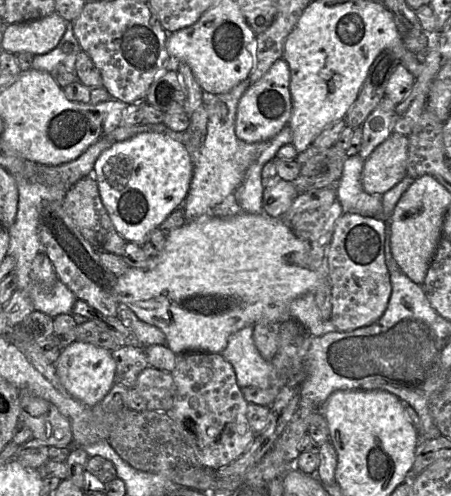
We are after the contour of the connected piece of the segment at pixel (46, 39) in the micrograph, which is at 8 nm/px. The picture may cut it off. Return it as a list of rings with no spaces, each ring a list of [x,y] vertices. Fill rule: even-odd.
[[[57,12],[44,18],[5,25],[1,45],[12,54],[46,54],[57,47],[67,27],[67,21]]]

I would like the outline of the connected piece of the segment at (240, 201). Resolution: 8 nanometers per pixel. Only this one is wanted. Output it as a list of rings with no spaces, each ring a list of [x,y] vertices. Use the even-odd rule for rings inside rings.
[[[246,78],[224,94],[203,92],[203,105],[208,113],[206,137],[202,145],[185,145],[193,163],[190,190],[182,205],[186,221],[194,221],[201,216],[228,218],[243,213],[264,213],[262,169],[276,157],[282,146],[292,143],[292,131],[286,125],[274,137],[256,143],[246,143],[236,136],[237,106],[250,85]]]

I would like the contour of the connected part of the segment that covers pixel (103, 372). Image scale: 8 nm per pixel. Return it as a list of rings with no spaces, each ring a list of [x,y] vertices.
[[[74,341],[62,349],[54,366],[67,392],[88,407],[99,405],[115,383],[116,362],[112,352],[91,343]]]

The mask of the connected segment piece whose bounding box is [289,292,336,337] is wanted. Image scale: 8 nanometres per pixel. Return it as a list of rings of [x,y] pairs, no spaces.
[[[312,292],[294,299],[289,305],[289,313],[291,319],[300,322],[313,337],[336,330],[332,323],[328,323],[321,317],[315,294]]]

